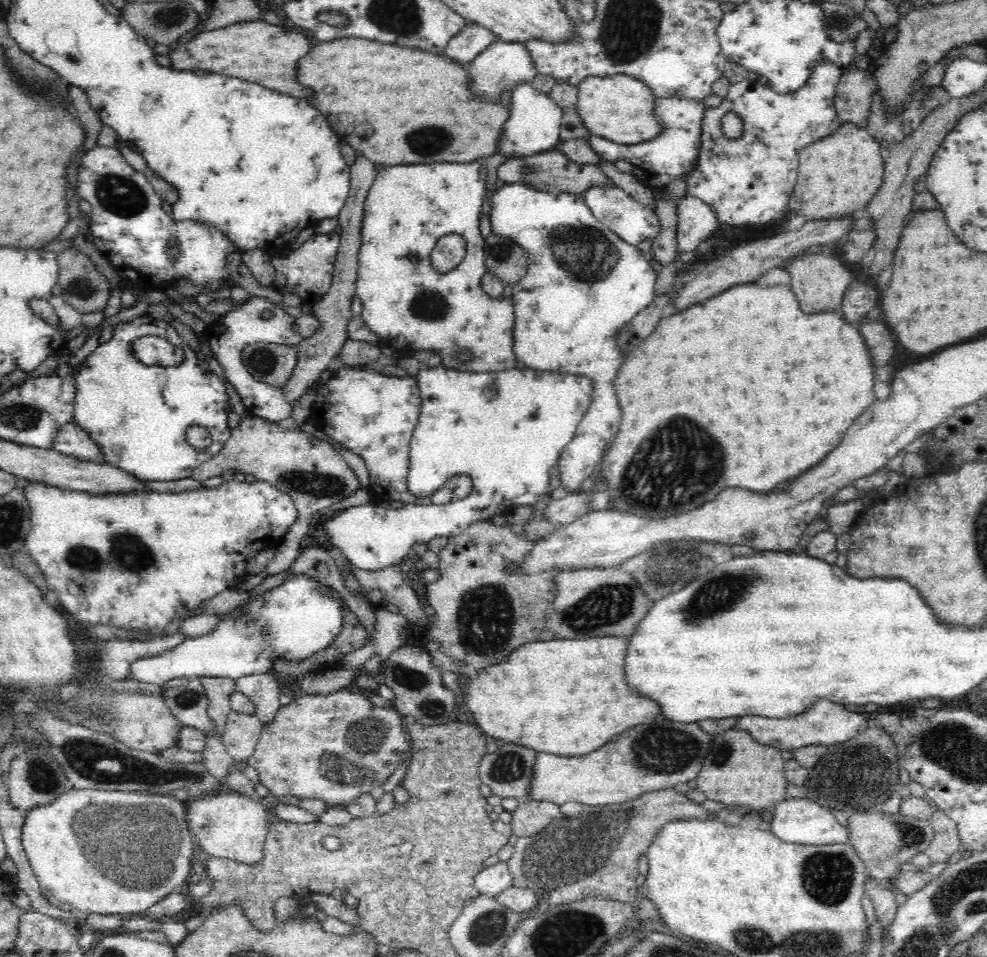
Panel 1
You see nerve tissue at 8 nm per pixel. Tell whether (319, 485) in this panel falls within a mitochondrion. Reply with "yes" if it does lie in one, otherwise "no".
yes

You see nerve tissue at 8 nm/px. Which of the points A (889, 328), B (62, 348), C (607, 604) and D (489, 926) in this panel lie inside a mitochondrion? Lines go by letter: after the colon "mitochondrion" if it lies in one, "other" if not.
A: other
B: other
C: mitochondrion
D: mitochondrion

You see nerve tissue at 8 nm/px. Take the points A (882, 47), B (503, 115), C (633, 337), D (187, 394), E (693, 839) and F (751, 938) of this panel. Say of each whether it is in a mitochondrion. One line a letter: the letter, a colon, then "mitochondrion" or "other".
A: other
B: other
C: other
D: other
E: other
F: mitochondrion

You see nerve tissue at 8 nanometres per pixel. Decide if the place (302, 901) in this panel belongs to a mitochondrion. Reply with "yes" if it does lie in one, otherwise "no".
no

